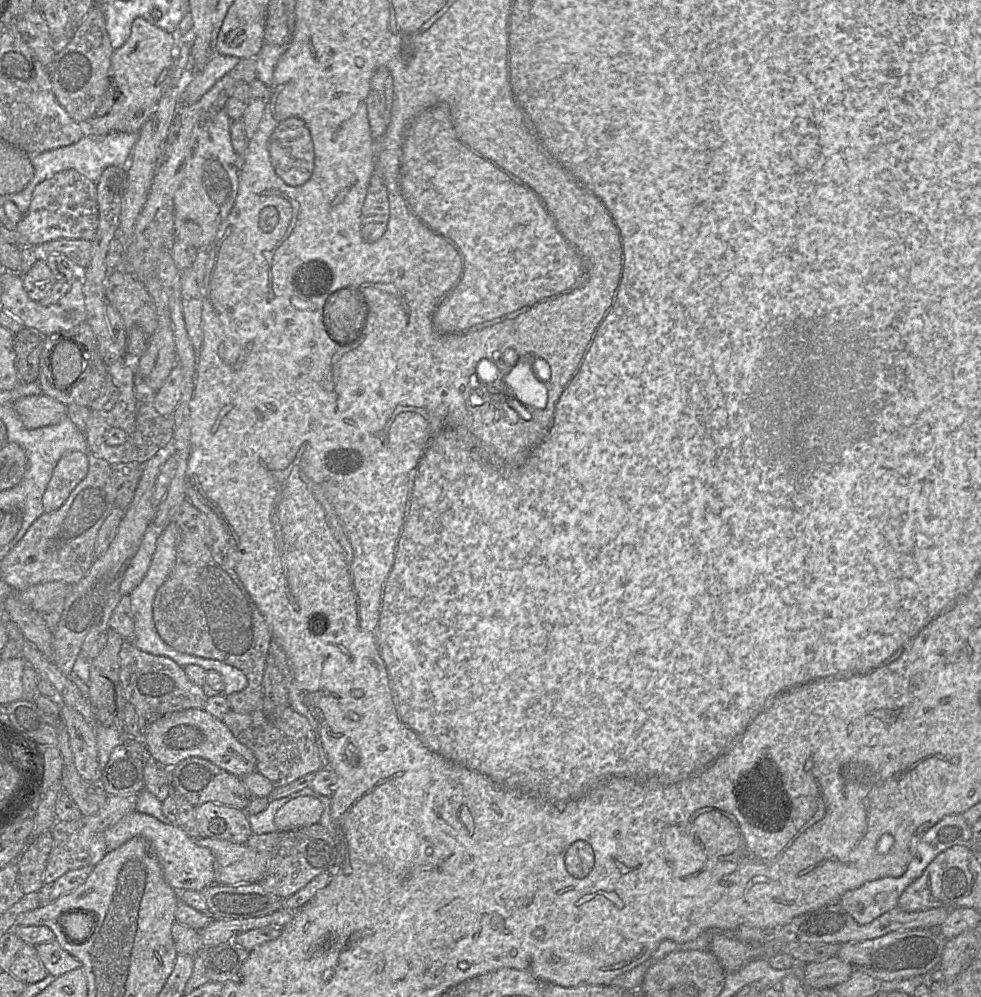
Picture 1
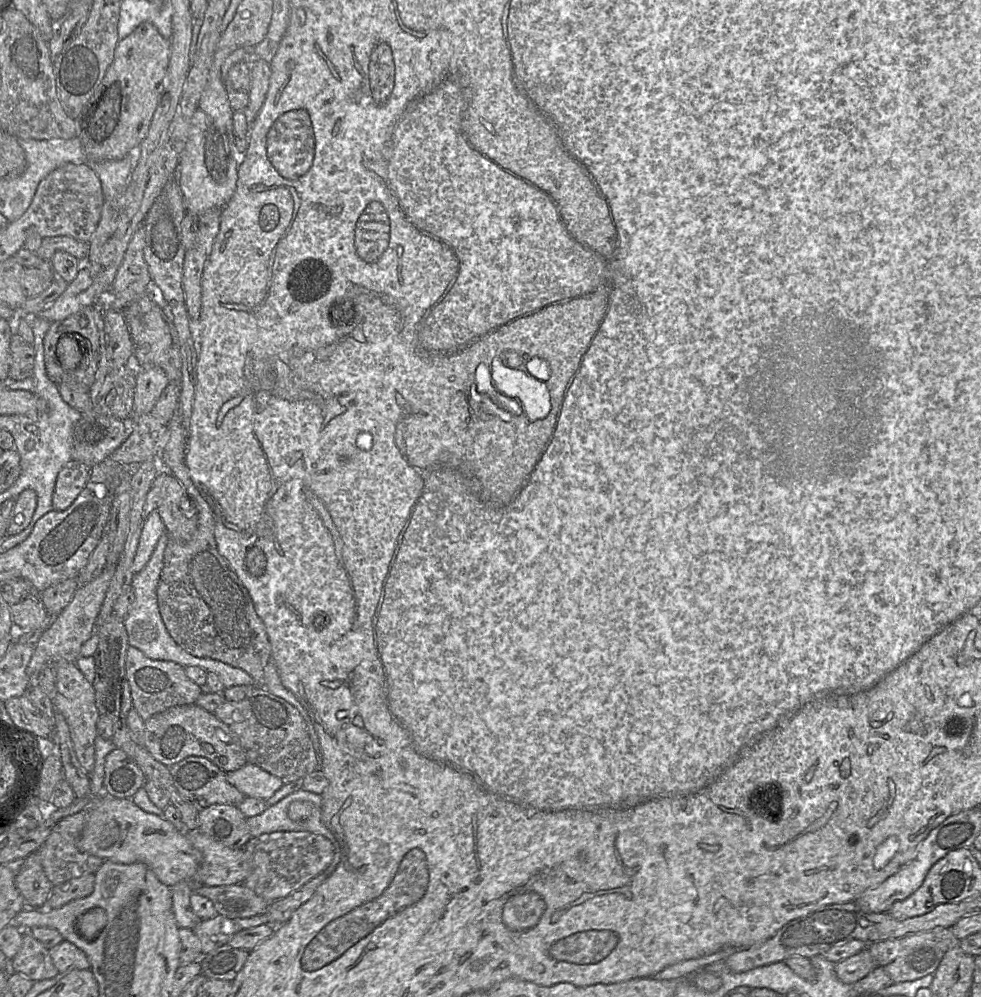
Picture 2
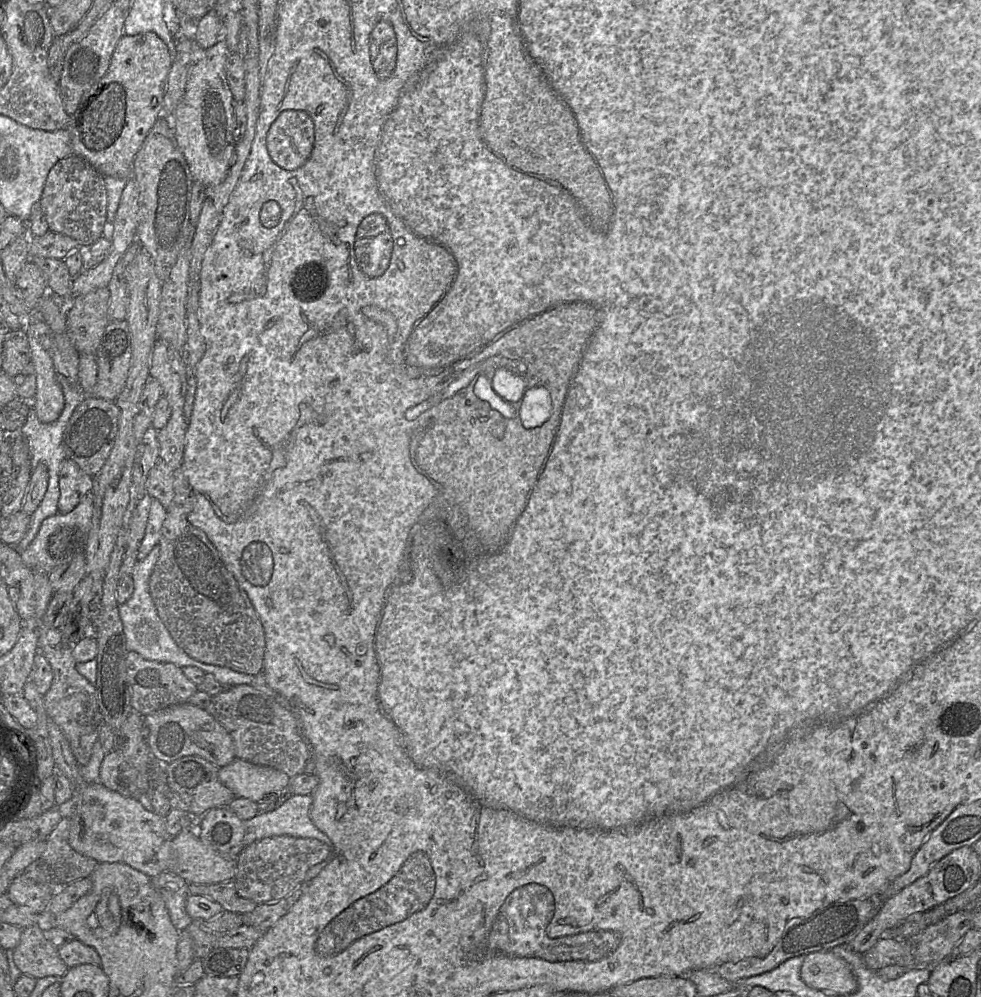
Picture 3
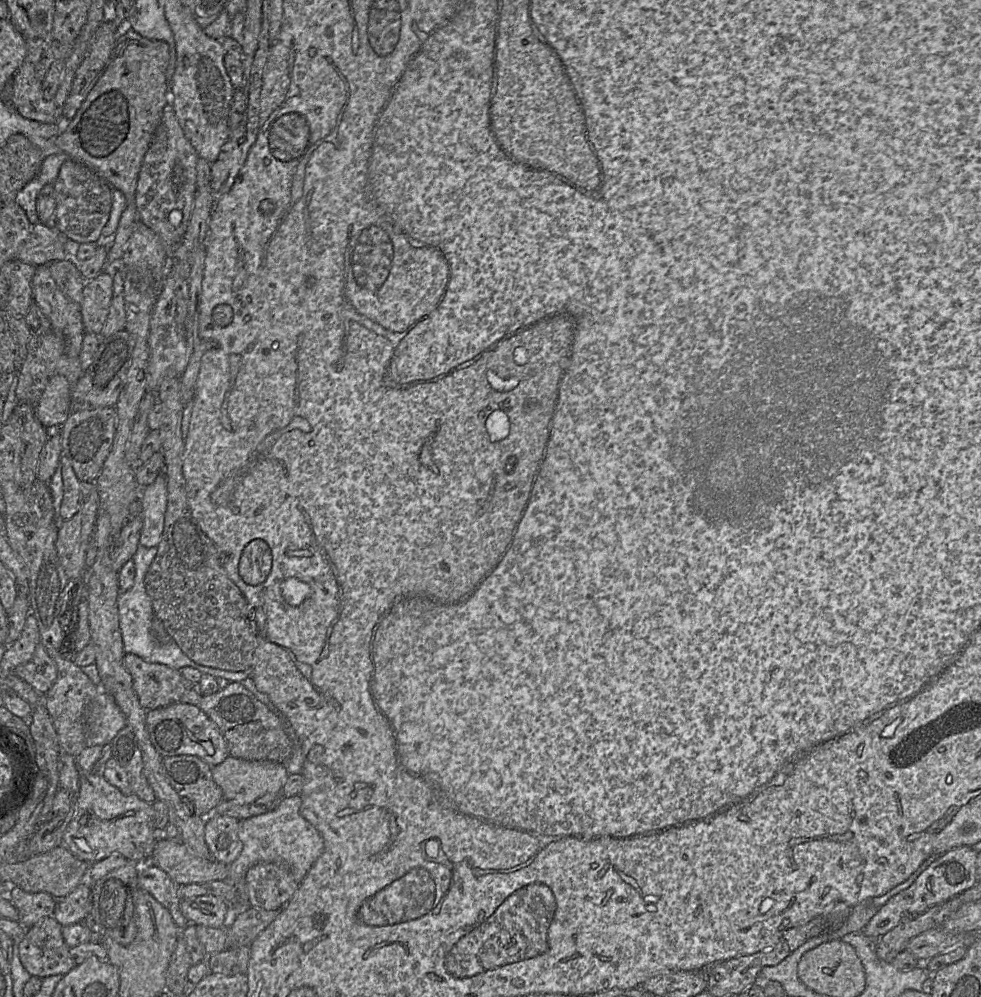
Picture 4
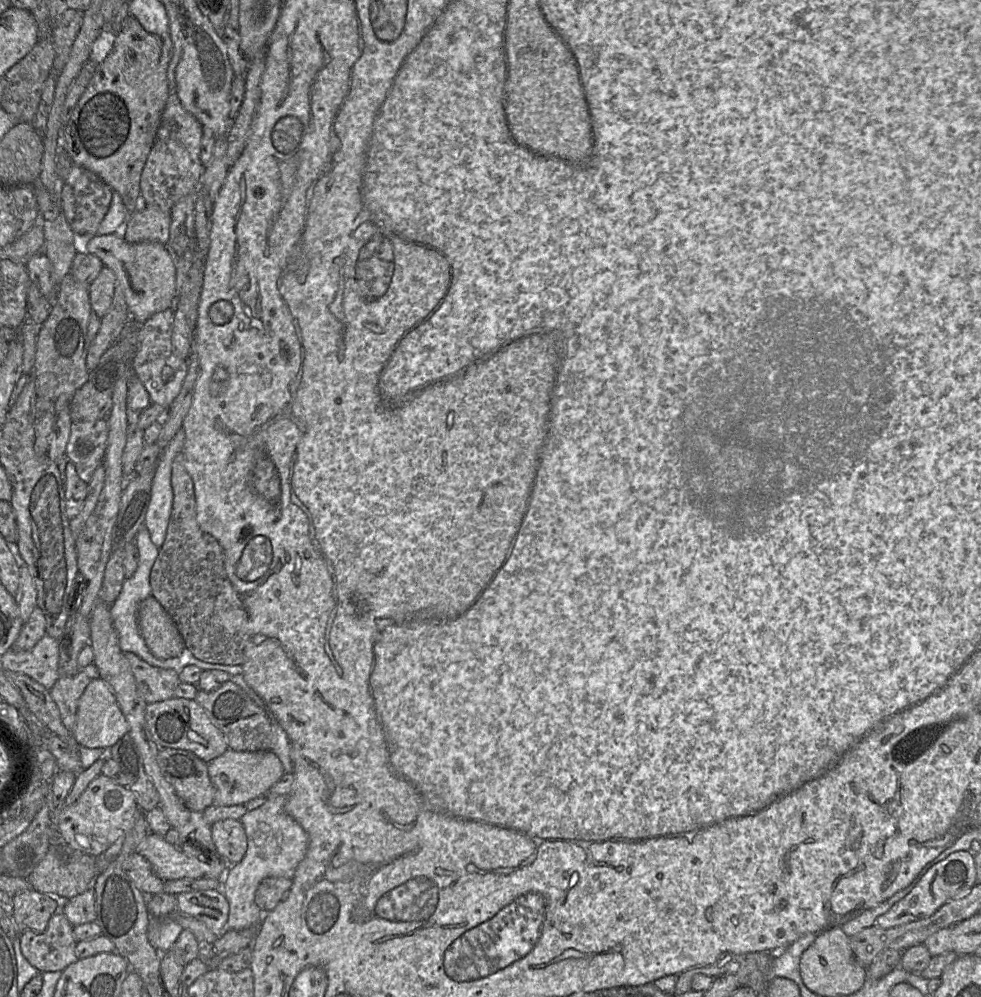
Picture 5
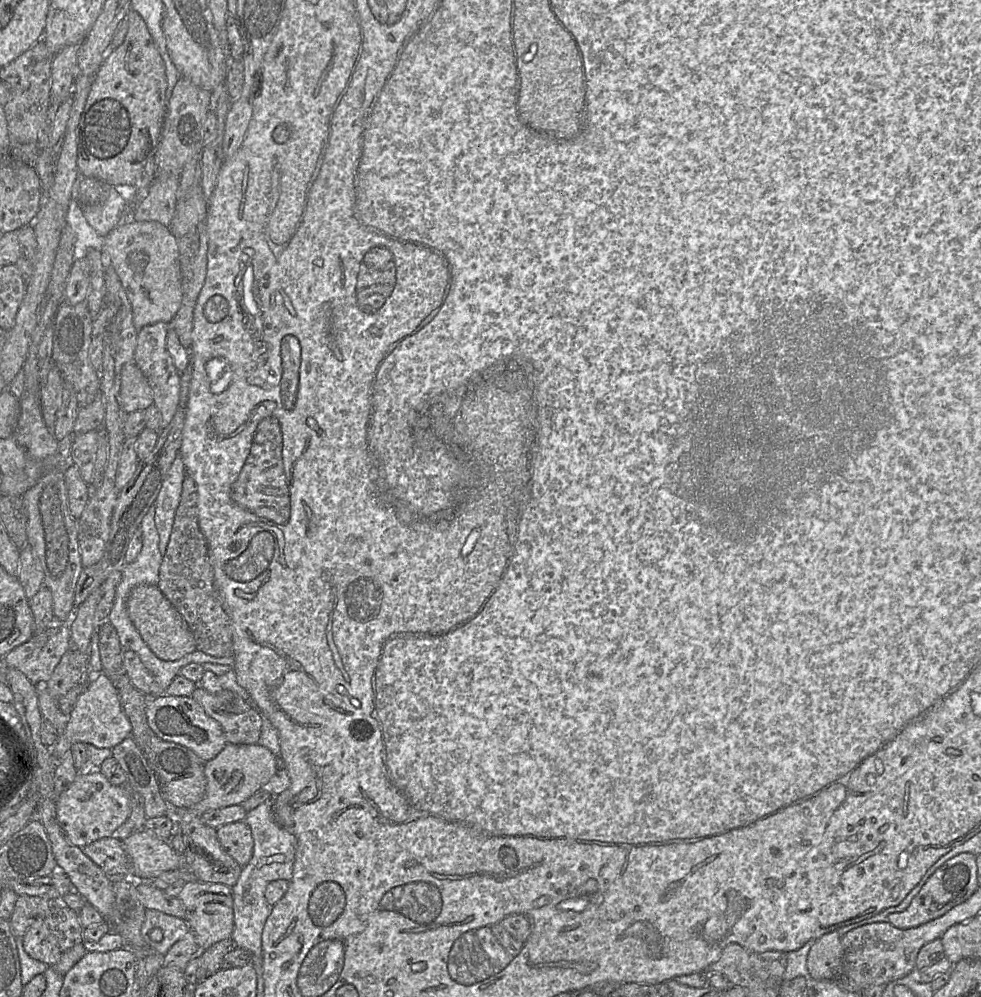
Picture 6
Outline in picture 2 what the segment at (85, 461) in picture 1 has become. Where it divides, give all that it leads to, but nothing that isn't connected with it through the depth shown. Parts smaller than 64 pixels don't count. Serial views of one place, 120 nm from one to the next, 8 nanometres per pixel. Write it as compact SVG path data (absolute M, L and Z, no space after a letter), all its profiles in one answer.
M71 459L58 473L52 497L53 510L69 508L86 486L91 467Z

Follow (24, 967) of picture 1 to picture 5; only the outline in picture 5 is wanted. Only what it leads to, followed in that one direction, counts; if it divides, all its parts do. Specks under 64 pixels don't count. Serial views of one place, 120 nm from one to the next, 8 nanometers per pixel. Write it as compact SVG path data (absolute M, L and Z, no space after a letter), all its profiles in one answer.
M62 911L51 916L43 932L26 930L19 936L23 956L40 973L62 972L77 960L73 925Z

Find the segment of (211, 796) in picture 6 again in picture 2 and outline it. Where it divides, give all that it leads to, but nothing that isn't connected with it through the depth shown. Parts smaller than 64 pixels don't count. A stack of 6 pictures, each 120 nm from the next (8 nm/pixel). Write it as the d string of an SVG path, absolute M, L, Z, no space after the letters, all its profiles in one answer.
M251 763L226 774L228 782L245 797L268 800L284 785L278 777Z

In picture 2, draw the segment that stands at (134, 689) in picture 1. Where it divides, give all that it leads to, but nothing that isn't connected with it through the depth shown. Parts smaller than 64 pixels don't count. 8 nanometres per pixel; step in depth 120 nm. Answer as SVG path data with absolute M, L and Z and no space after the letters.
M132 646L126 652L125 672L130 686L132 707L143 721L174 706L195 704L202 694L200 686L187 677L185 667L172 661L152 660Z

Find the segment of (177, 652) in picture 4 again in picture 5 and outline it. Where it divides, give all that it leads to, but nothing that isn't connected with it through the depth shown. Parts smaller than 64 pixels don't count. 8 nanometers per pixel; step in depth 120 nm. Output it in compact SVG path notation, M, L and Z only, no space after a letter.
M142 525L135 538L139 553L137 569L133 576L124 580L119 596L110 606L110 614L112 617L113 626L118 635L120 649L124 653L132 652L136 654L151 666L164 669L172 669L177 673L179 673L185 666L195 665L202 670L220 670L228 673L231 676L242 675L243 668L241 665L223 665L204 662L194 657L191 651L186 649L186 647L179 656L169 659L159 659L150 652L141 635L138 626L137 614L140 603L151 595L151 586L149 578L153 564L158 556L159 548L156 547L156 545L151 541L150 533L145 527L145 525Z

